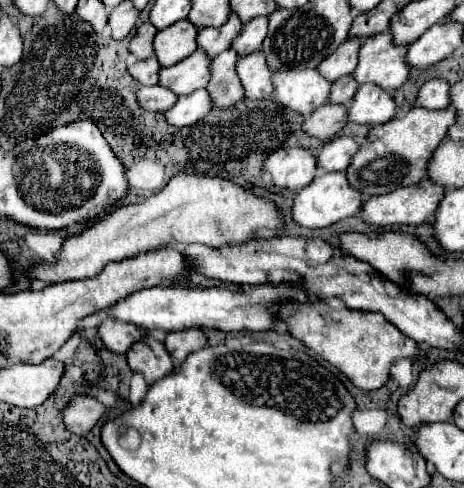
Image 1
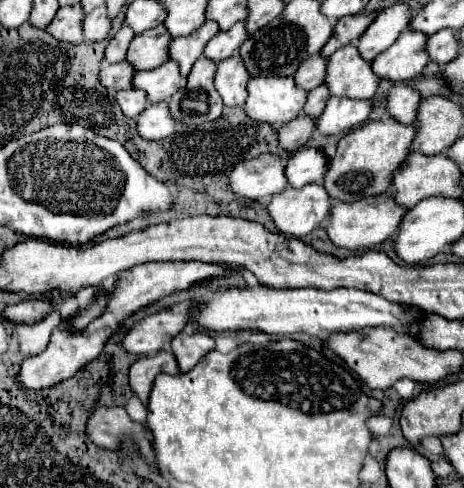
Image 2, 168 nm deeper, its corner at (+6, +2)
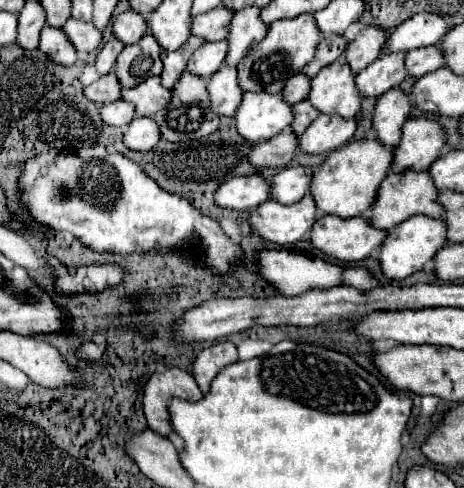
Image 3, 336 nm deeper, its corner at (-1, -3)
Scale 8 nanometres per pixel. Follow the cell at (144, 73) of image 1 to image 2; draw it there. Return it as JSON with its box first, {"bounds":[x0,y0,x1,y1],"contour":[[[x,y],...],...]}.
{"bounds":[99,62,133,90],"contour":[[[117,62],[117,64],[103,64],[101,72],[99,72],[99,82],[107,88],[115,88],[115,90],[127,90],[131,76],[133,76],[133,66],[129,66],[129,62]]]}

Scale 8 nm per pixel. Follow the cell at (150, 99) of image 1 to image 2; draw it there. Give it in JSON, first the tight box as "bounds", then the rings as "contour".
{"bounds":[115,90,147,118],"contour":[[[119,90],[115,92],[115,102],[127,118],[137,118],[137,114],[141,114],[141,110],[147,106],[145,96],[139,90]]]}

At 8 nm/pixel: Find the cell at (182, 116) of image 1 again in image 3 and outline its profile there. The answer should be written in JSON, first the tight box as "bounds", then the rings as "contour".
{"bounds":[124,117,160,151],"contour":[[[136,117],[124,133],[124,143],[134,151],[150,151],[158,141],[160,127],[156,127],[156,121],[152,117]]]}

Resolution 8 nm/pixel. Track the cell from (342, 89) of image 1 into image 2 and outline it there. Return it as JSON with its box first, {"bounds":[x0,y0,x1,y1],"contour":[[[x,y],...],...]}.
{"bounds":[303,86,329,118],"contour":[[[317,86],[315,90],[311,90],[307,94],[305,106],[303,106],[303,114],[309,118],[317,118],[321,114],[321,110],[325,108],[325,102],[329,98],[329,90],[325,90],[325,86]]]}

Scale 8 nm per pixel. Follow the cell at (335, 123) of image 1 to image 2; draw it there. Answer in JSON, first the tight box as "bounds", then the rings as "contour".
{"bounds":[277,116,313,152],"contour":[[[297,116],[293,122],[287,122],[285,126],[279,128],[277,136],[279,136],[279,146],[287,152],[299,150],[311,136],[313,130],[313,118],[301,118]]]}

